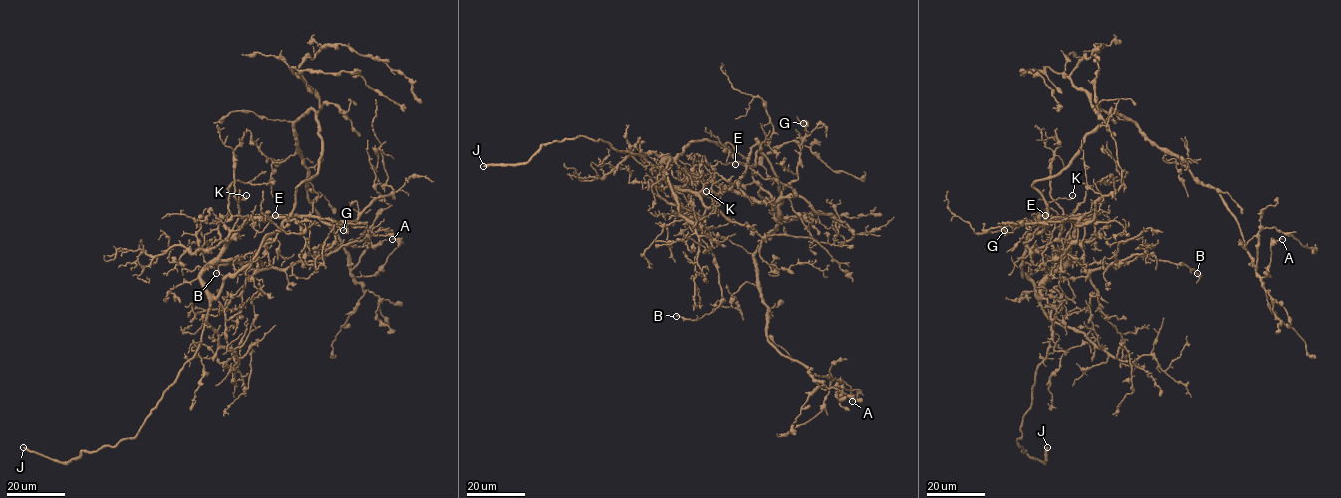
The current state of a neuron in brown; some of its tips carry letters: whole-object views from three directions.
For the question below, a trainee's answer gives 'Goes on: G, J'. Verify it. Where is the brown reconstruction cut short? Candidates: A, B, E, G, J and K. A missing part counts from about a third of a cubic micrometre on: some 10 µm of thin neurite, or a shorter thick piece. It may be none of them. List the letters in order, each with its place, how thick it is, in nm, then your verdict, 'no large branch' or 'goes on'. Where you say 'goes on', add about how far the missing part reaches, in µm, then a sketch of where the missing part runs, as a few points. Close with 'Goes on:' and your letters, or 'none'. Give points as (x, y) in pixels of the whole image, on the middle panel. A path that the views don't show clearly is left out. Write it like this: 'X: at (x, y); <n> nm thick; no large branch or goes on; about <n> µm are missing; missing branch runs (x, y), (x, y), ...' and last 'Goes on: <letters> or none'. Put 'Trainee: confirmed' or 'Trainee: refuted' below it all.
A: at (852, 401); 200 nm thick; goes on; about 4 µm are missing
B: at (676, 316); 280 nm thick; no large branch
E: at (735, 164); 180 nm thick; no large branch
G: at (803, 123); 120 nm thick; no large branch
J: at (483, 166); 360 nm thick; goes on; about 25 µm are missing
K: at (706, 191); 100 nm thick; no large branch
Goes on: A, J
Trainee: refuted

